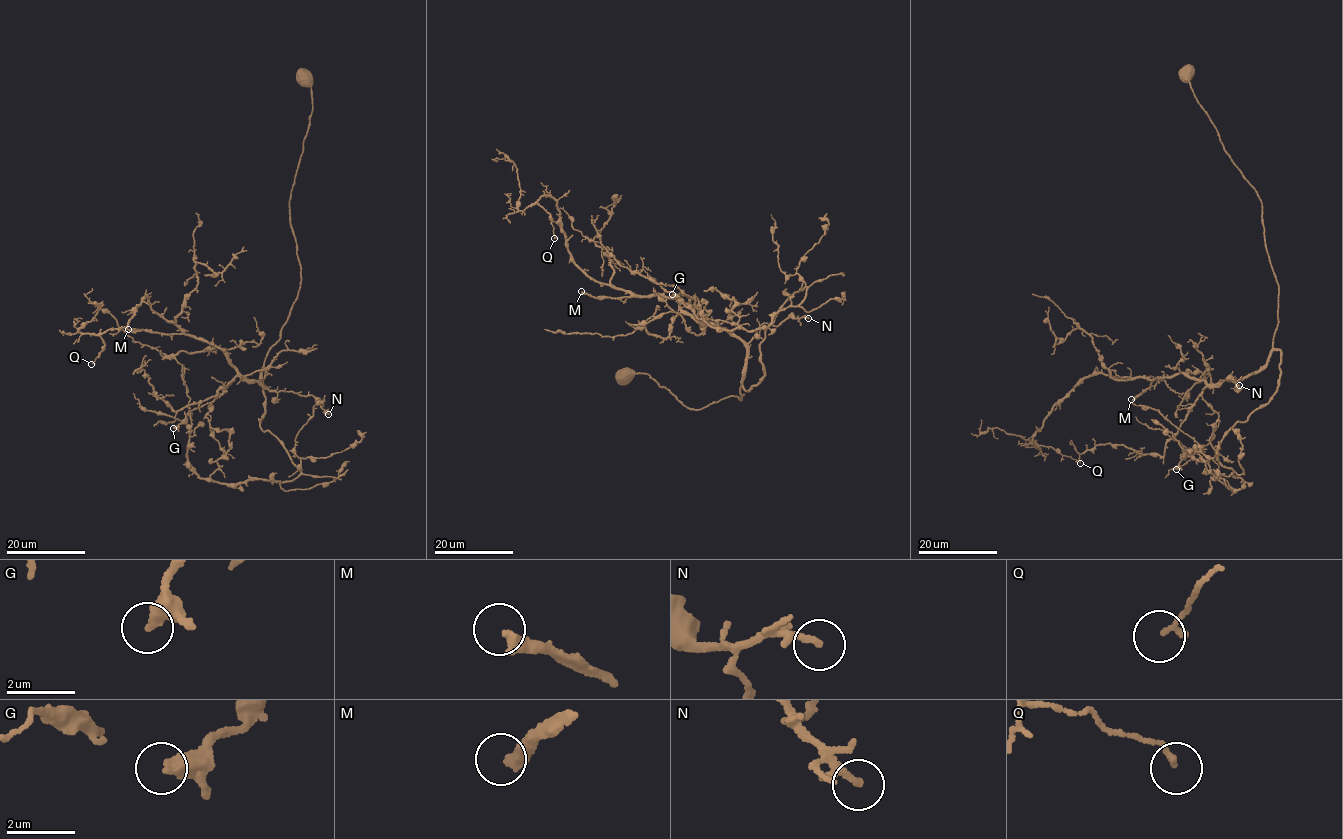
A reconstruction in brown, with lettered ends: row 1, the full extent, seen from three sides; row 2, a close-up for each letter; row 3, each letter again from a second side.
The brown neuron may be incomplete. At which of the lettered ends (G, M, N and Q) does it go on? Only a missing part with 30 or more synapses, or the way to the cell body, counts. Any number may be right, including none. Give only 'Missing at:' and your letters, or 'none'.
Missing at: M

